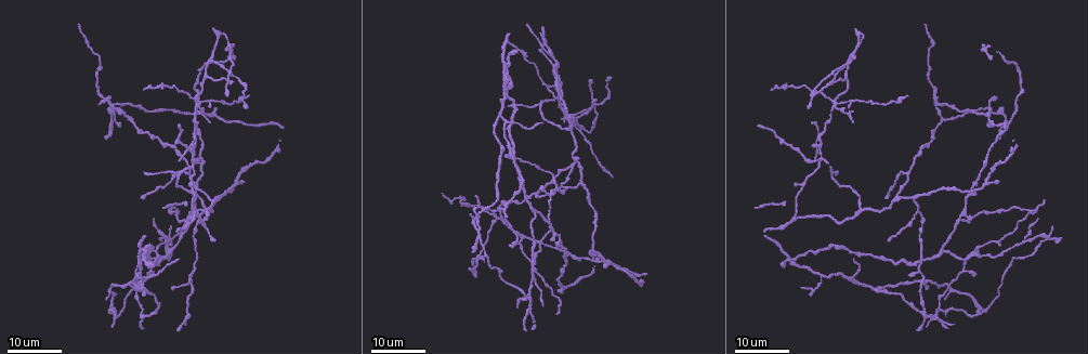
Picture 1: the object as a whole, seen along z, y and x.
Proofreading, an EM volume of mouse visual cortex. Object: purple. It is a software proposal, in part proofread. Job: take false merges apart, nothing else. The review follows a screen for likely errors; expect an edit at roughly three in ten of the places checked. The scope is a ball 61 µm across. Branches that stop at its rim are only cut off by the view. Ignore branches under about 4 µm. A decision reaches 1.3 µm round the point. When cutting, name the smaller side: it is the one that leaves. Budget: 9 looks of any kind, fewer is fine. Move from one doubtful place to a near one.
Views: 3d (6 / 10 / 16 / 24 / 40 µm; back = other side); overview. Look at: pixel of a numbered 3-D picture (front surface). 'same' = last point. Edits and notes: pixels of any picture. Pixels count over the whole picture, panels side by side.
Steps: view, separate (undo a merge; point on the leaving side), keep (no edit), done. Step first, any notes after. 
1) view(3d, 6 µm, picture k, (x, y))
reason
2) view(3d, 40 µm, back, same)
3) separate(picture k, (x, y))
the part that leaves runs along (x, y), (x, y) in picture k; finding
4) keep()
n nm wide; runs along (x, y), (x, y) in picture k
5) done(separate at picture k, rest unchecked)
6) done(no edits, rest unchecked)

view(3d, 16 µm, picture 1, (860, 209))
three-way junction

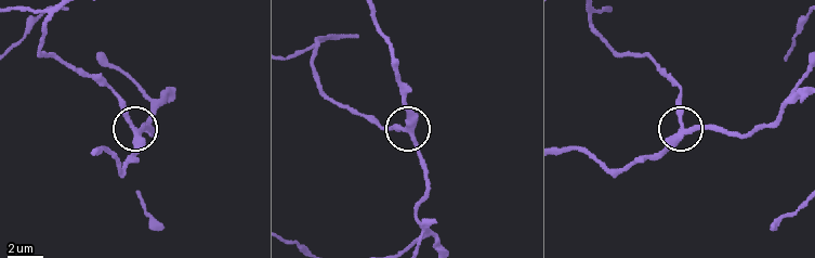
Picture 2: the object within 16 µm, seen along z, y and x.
view(3d, 6 µm, picture 2, (682, 131))

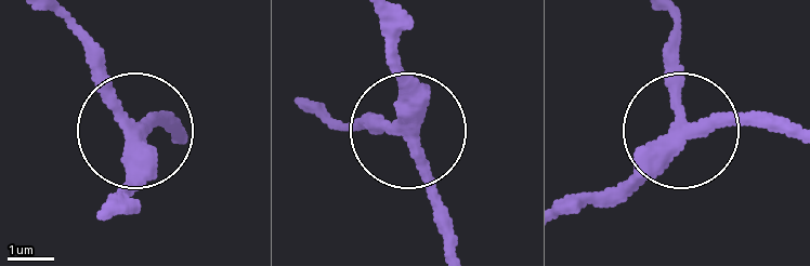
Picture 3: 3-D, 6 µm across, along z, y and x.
keep()
runs along (175, 133), (136, 122), (60, 17) in picture 3; continuous, no second cell

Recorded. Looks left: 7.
view(3d, 24 µm, picture 1, (550, 231))
thin arm on a thick one

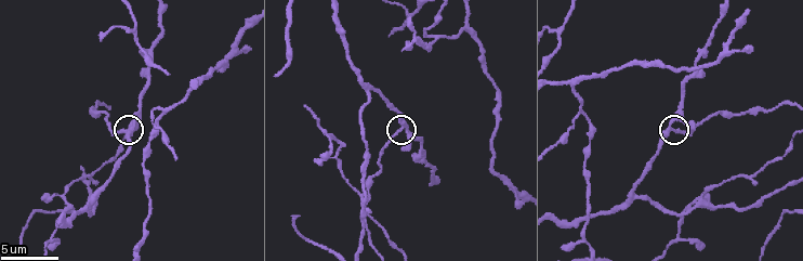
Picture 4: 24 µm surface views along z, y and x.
view(3d, 6 µm, picture 4, (669, 131))

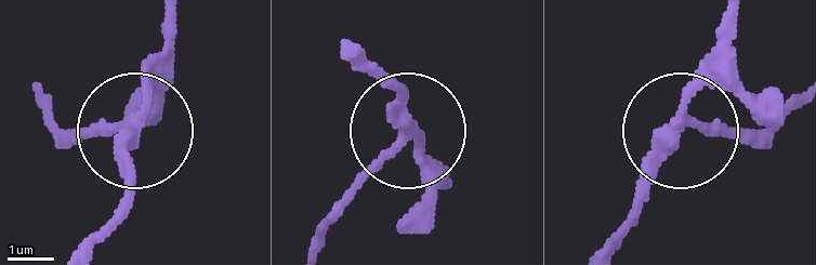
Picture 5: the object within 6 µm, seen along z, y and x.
view(3d, 6 µm, back, picture 5, (127, 124))

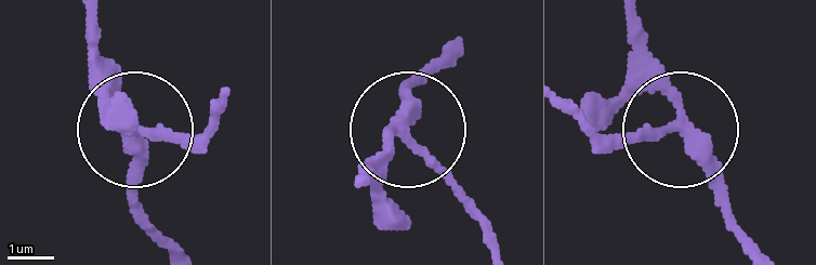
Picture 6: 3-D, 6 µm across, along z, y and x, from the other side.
keep()
260 nm wide; runs along (358, 173), (402, 134), (483, 215) in picture 6; continuous, no second cell

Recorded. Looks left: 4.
view(3d, 10 µm, picture 4, (465, 30))
three-way junction

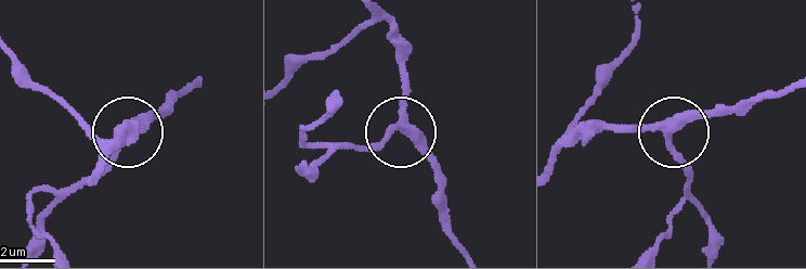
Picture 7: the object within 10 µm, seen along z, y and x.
view(3d, 10 µm, back, picture 7, (397, 124))

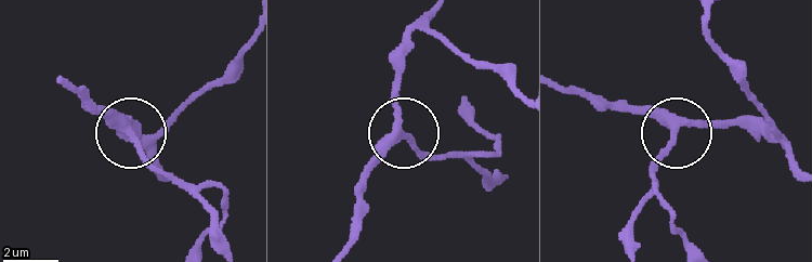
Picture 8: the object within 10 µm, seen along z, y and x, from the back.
keep()
3 arms; one cell here

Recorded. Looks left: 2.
view(3d, 10 µm, picture 4, (133, 30))
branch point

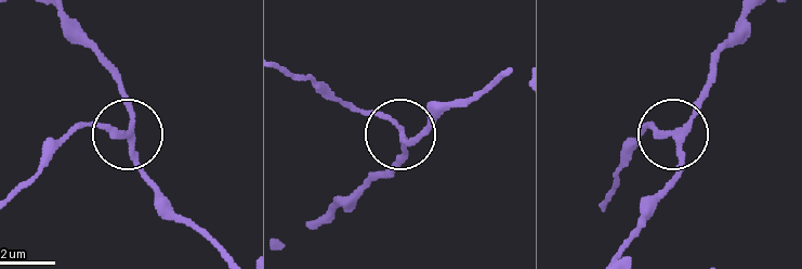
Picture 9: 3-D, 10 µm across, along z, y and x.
view(3d, 10 µm, back, picture 9, (403, 134))
other side

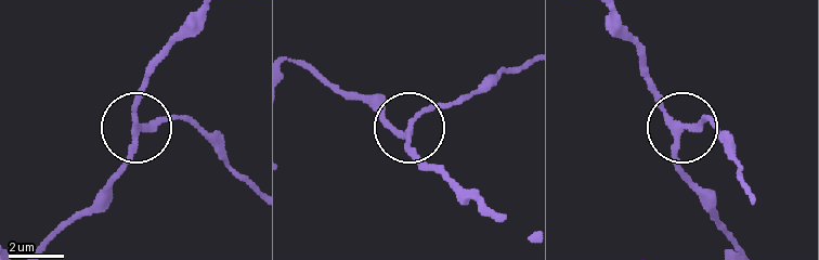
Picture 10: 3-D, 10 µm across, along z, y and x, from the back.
keep()
runs along (608, 10), (638, 52), (663, 108), (687, 129), (710, 115) in picture 10; continuous, no second cell

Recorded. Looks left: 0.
done(no edits, rest unchecked)

